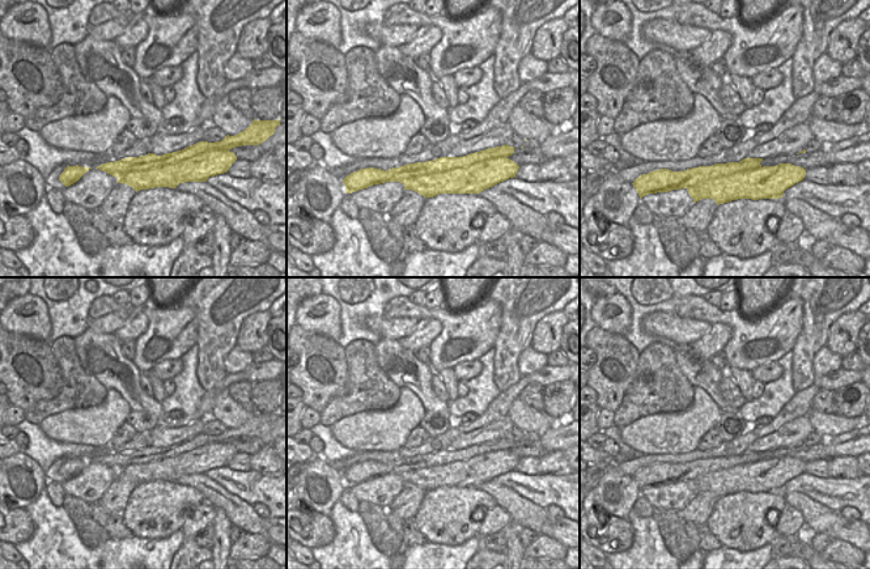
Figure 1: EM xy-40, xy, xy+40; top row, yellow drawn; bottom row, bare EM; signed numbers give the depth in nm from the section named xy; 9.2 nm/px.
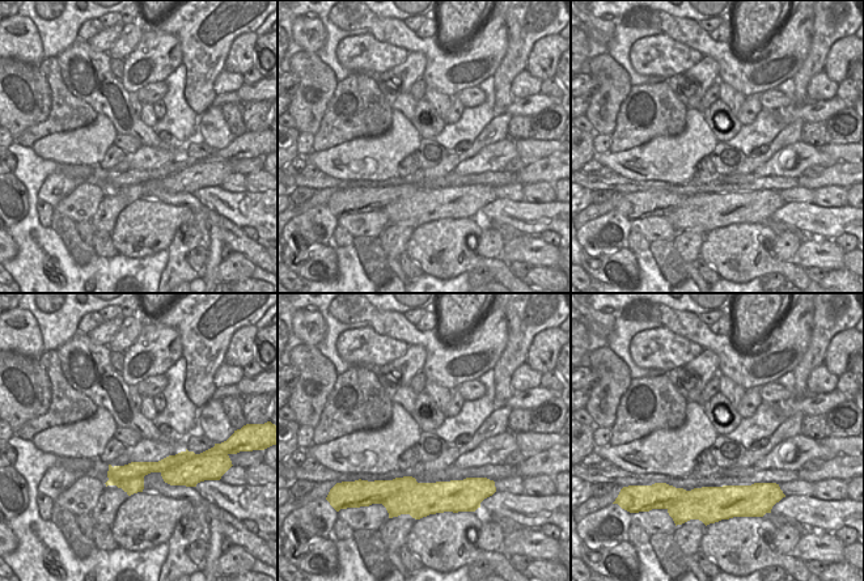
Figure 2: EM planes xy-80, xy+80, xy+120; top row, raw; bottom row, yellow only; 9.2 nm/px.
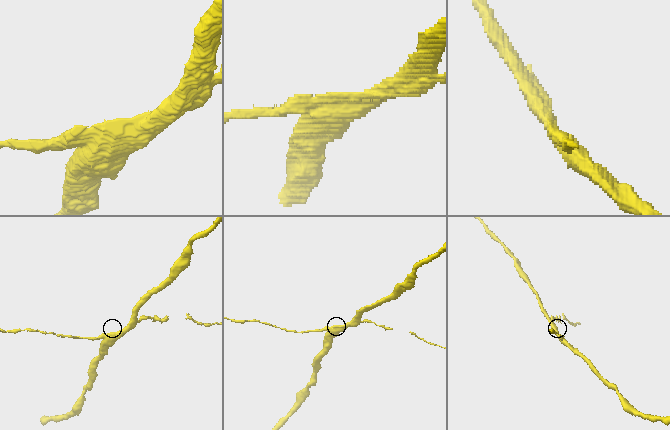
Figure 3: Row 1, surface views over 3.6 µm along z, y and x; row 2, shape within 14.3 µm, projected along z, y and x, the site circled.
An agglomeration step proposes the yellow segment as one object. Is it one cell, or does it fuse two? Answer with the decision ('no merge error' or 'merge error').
merge error

